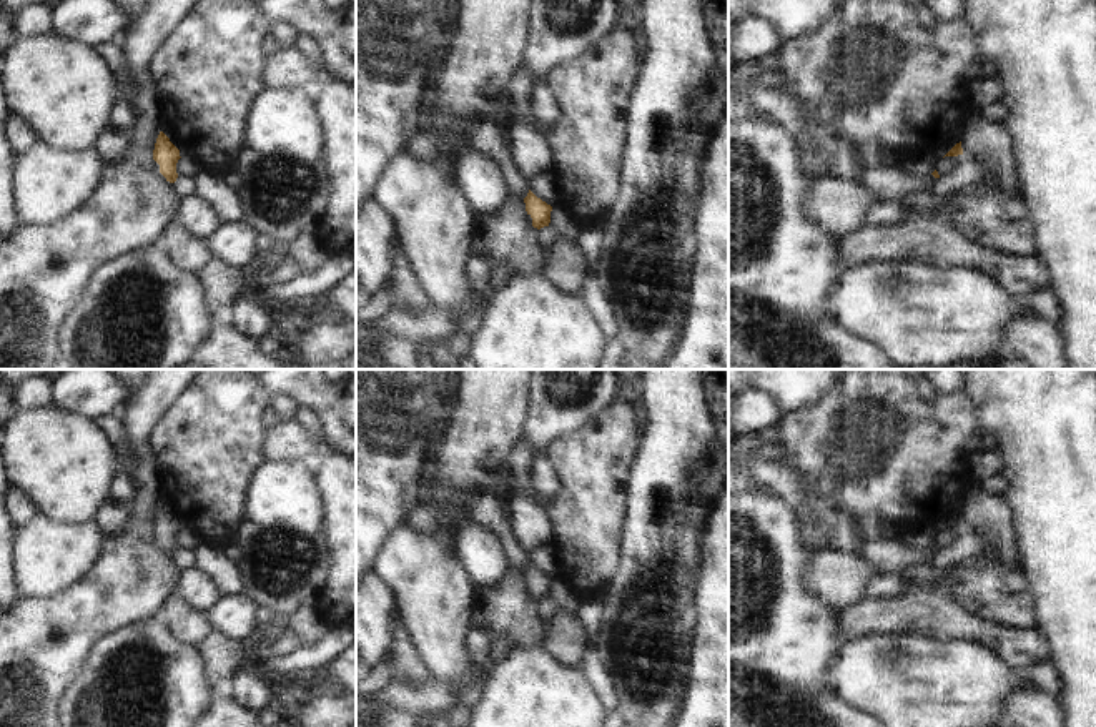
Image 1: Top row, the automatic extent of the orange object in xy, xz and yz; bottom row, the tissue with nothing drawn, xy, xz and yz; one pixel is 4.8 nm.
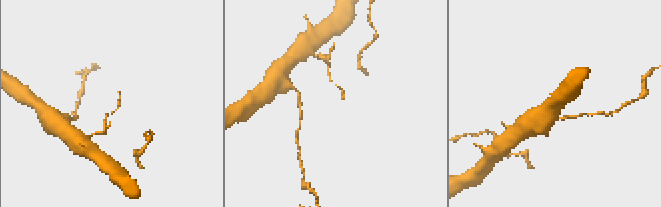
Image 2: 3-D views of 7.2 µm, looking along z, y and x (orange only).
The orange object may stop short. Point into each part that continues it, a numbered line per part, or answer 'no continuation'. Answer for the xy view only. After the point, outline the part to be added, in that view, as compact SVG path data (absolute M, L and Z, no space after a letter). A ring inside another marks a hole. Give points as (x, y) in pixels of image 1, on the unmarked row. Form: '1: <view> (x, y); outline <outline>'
no continuation

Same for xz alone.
no continuation

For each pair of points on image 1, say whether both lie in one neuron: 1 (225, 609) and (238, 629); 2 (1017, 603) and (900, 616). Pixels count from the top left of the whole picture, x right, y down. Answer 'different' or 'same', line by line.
1: same
2: different

